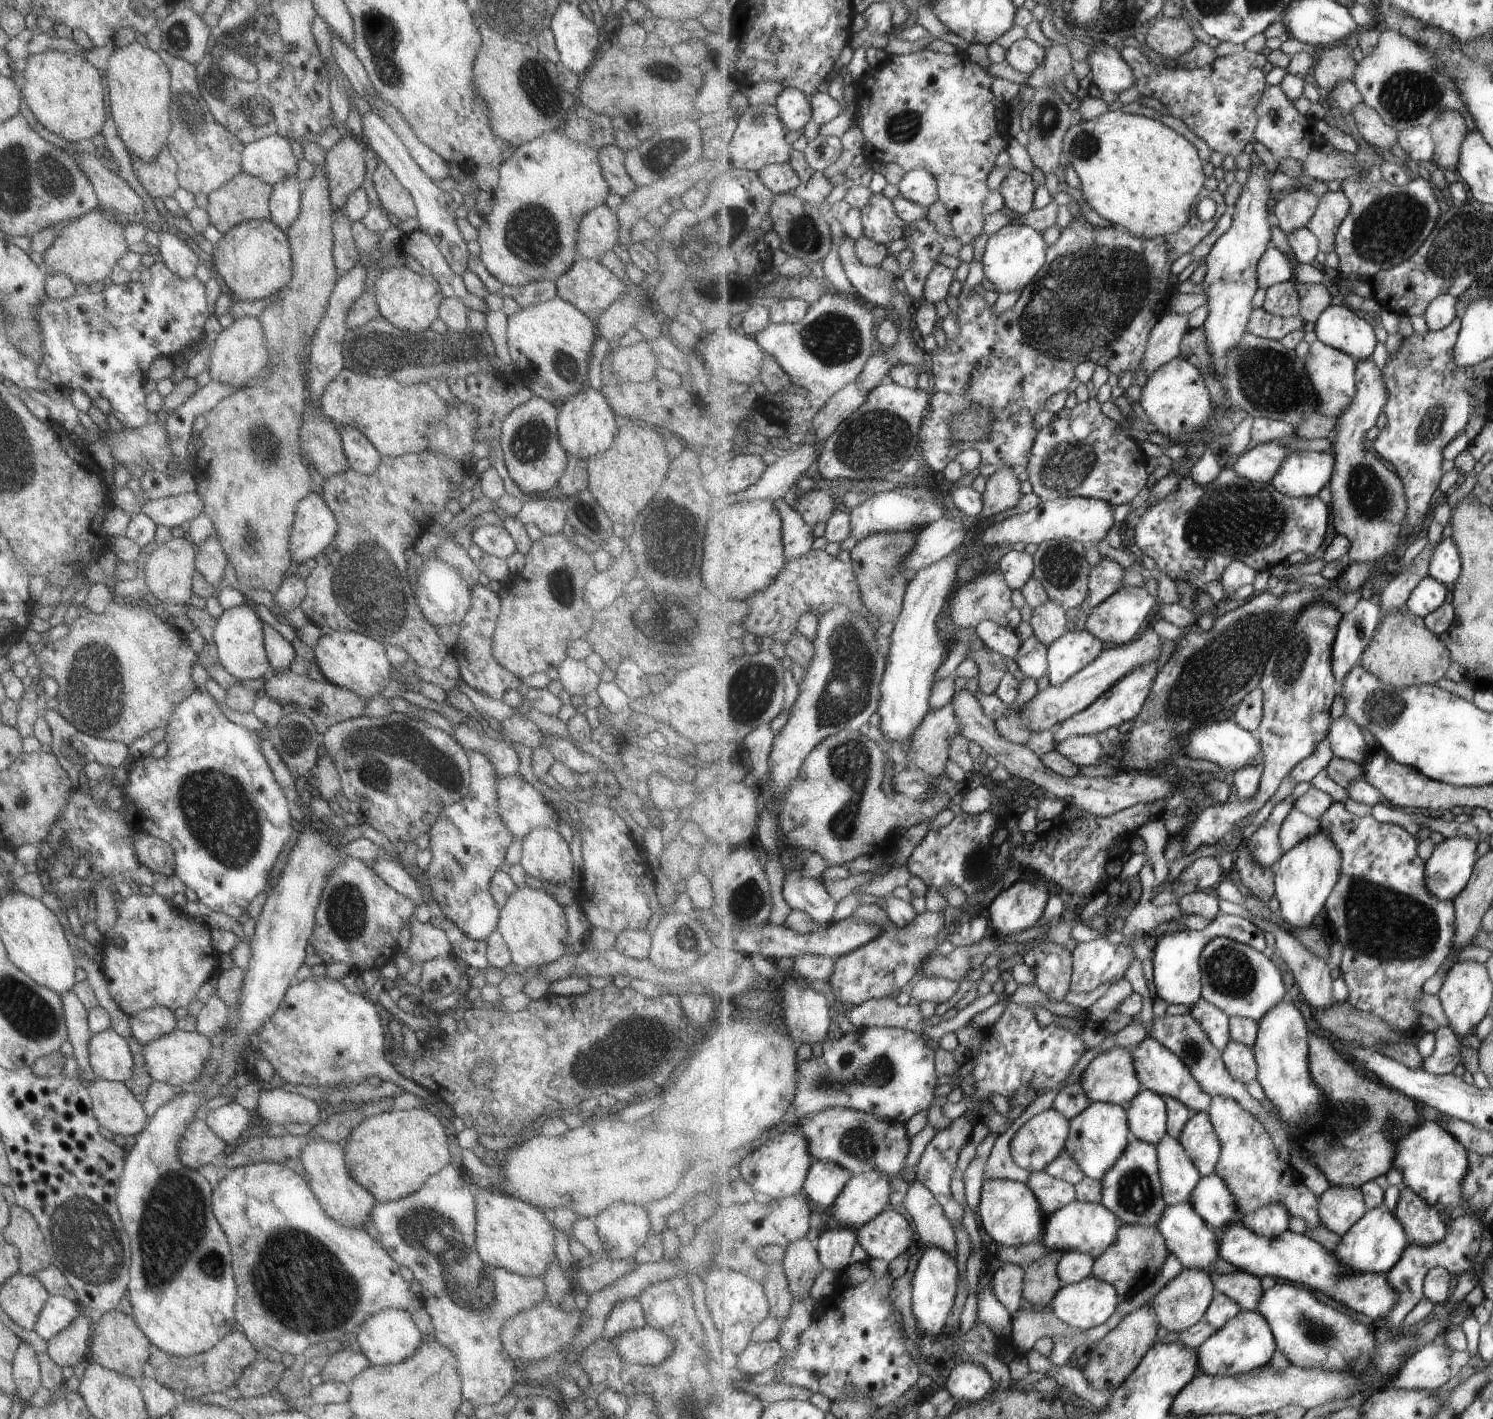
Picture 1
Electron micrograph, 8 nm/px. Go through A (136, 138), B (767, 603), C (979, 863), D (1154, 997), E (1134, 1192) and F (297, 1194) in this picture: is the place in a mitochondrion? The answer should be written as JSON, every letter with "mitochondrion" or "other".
{"A":"other","B":"other","C":"mitochondrion","D":"other","E":"mitochondrion","F":"other"}

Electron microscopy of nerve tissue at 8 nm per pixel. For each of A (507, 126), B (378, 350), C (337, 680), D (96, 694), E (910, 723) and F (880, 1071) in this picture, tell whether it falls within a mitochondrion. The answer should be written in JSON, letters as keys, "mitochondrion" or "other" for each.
{"A":"other","B":"mitochondrion","C":"other","D":"mitochondrion","E":"other","F":"mitochondrion"}

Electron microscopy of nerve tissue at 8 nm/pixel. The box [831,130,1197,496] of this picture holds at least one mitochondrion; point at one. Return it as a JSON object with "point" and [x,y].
{"point":[1084,301]}

